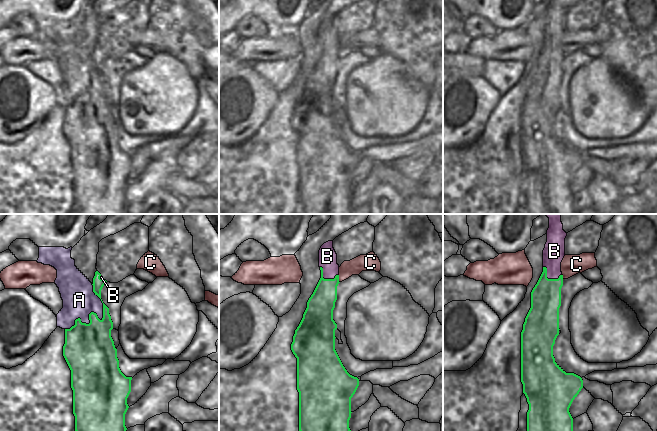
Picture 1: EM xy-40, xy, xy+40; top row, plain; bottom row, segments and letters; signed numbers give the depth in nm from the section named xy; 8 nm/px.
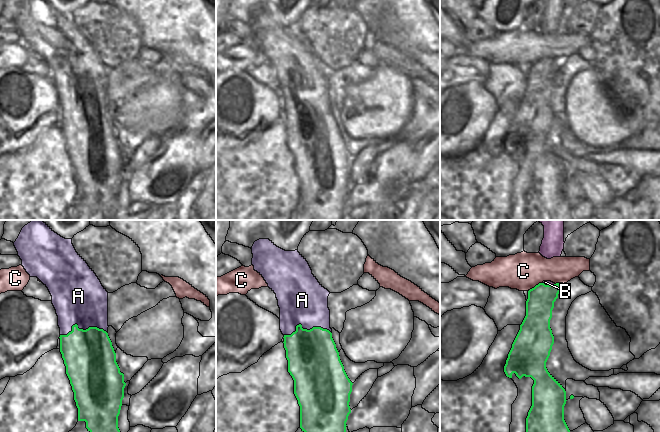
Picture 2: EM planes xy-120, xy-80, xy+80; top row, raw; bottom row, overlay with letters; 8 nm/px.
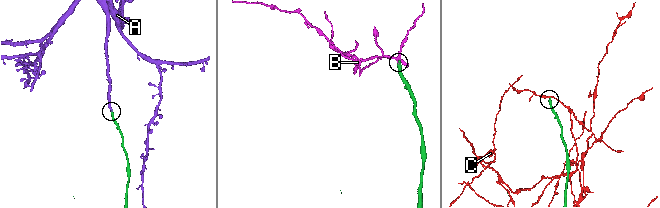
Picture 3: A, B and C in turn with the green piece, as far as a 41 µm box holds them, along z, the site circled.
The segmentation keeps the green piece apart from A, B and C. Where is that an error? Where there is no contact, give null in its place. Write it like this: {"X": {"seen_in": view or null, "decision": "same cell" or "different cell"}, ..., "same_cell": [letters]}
{"A": {"seen_in": "xy-40", "decision": "same cell"}, "B": {"seen_in": "xy", "decision": "different cell"}, "C": {"seen_in": "xy", "decision": "different cell"}, "same_cell": ["A"]}

